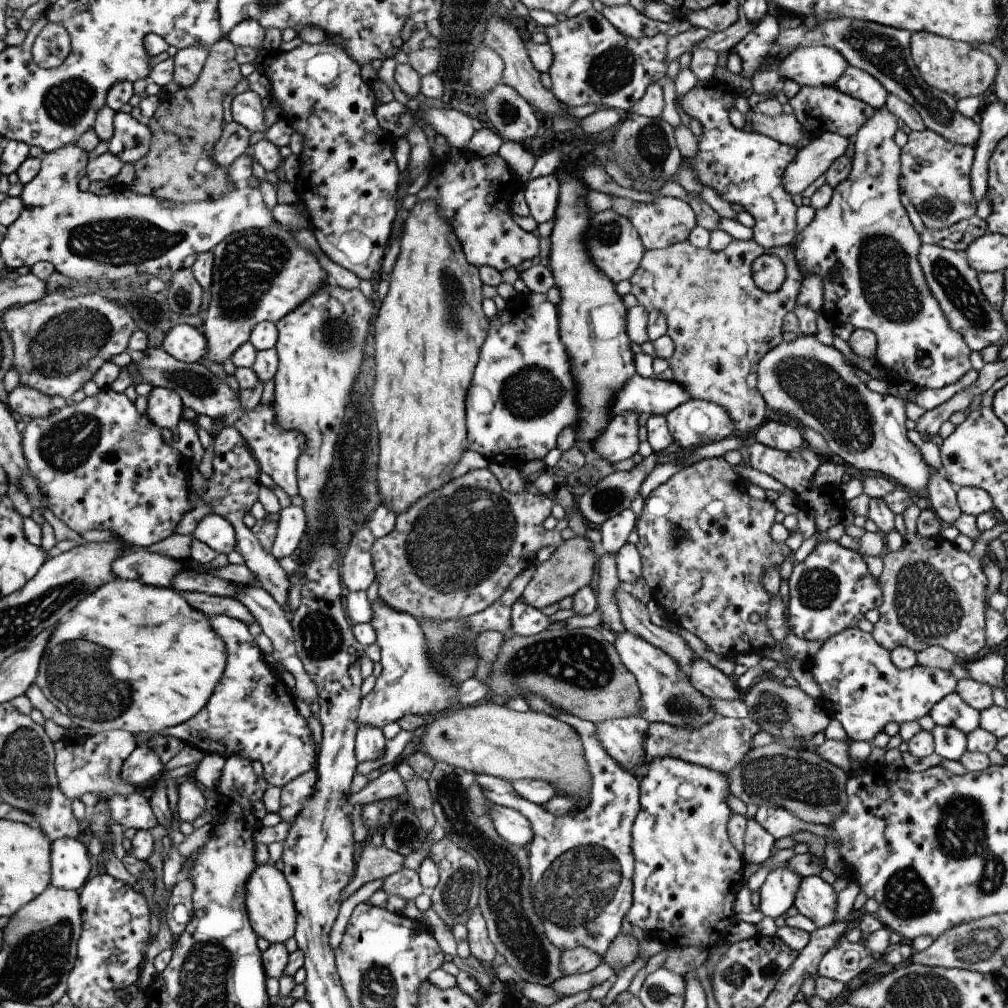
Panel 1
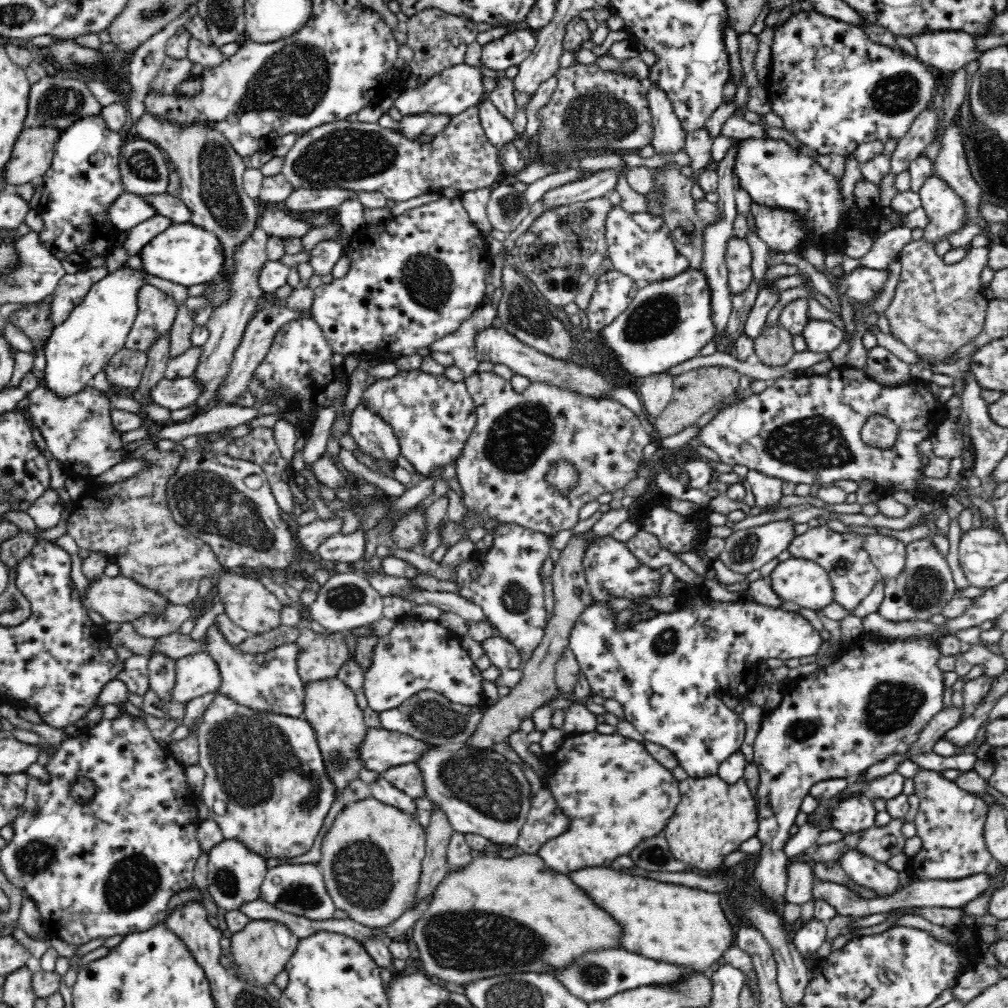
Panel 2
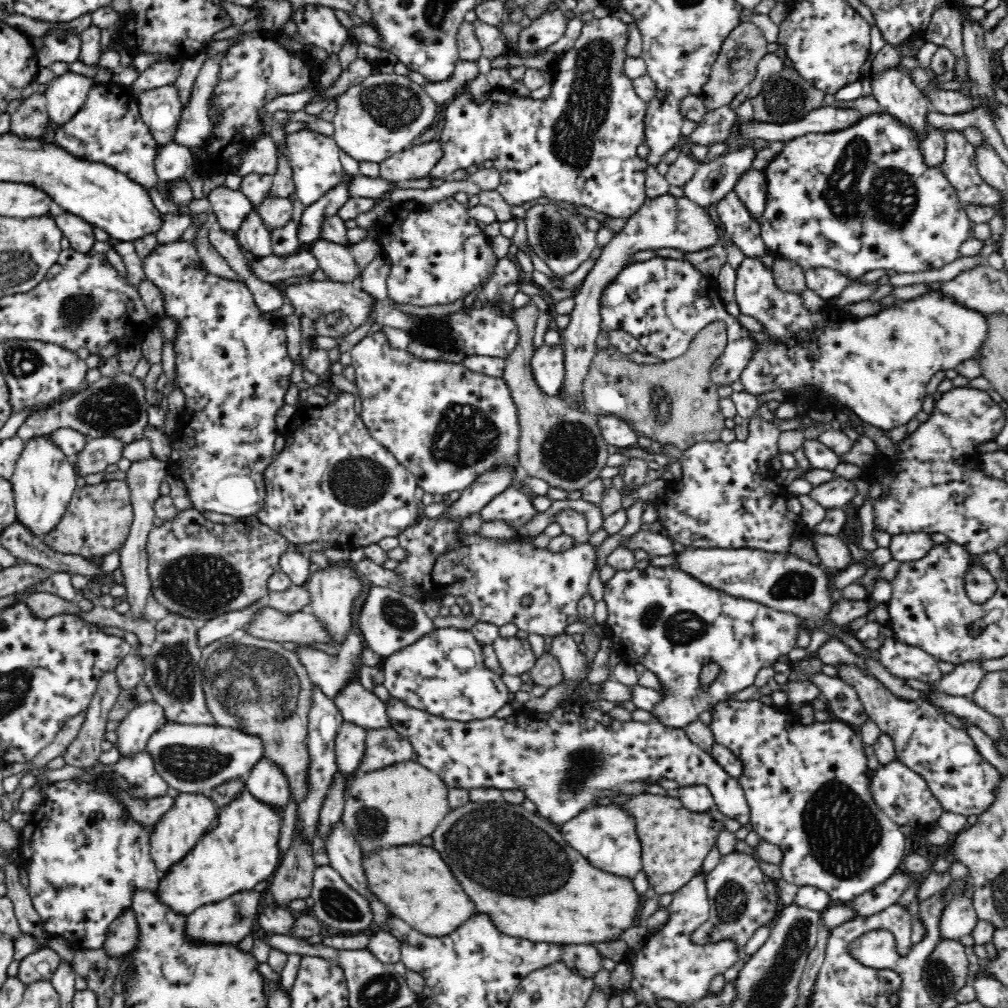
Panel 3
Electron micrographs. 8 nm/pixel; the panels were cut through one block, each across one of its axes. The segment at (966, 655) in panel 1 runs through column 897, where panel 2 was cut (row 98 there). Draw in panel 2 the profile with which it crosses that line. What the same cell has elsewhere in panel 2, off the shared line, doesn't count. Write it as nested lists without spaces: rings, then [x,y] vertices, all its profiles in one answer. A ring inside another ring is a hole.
[[[576,56],[574,63],[569,67],[558,69],[556,76],[557,86],[550,100],[539,110],[540,126],[534,142],[536,159],[573,160],[575,153],[582,150],[635,150],[651,144],[654,134],[653,118],[648,97],[646,97],[645,82],[615,70],[602,70],[596,63],[578,63]]]

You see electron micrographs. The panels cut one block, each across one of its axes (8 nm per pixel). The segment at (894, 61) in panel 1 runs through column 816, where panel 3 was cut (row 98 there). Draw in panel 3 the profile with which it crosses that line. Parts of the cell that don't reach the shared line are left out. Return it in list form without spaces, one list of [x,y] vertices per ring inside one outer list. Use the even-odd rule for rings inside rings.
[[[41,90],[23,99],[17,110],[11,114],[9,134],[22,136],[24,139],[41,140],[50,121],[47,100]]]

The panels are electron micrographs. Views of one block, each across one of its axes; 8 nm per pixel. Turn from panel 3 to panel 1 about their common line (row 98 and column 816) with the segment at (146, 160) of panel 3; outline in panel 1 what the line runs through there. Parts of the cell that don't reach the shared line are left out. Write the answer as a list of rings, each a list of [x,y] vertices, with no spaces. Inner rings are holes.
[[[834,85],[801,86],[798,94],[789,98],[789,103],[793,108],[796,120],[800,123],[803,134],[810,141],[824,133],[838,133],[854,138],[855,132],[858,132],[862,125],[875,114],[874,107],[863,100],[839,91]]]

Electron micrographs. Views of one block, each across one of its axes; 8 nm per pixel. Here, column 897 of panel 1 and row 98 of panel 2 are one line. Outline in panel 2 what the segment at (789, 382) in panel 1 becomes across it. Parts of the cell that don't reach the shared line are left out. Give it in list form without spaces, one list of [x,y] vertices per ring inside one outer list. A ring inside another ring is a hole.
[[[464,63],[454,65],[441,70],[427,81],[419,82],[416,88],[407,87],[400,93],[394,106],[402,116],[427,112],[428,114],[447,114],[456,118],[457,114],[472,106],[478,106],[486,98],[487,94],[482,85],[483,77],[483,72],[480,72],[479,68]]]

